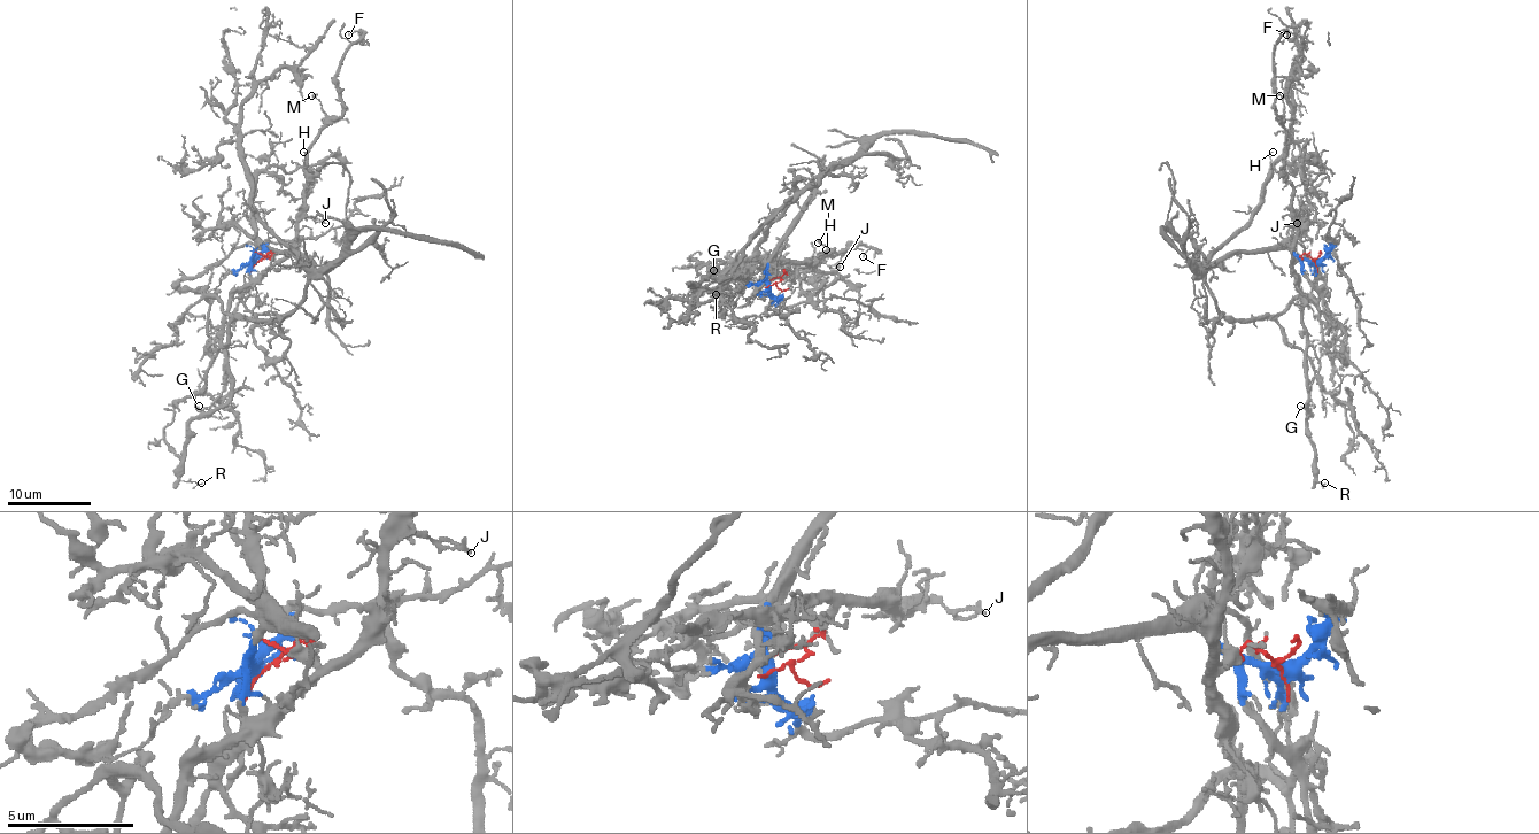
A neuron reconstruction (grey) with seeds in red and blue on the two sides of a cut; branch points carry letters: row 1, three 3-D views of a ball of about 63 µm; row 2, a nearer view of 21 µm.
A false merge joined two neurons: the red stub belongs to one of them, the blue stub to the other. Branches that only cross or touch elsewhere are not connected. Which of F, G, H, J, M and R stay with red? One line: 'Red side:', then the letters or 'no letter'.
Red side: F, G, H, J, M, R

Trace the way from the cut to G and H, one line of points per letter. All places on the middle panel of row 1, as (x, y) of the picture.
G: (770, 285), (775, 285), (788, 263), (757, 265), (740, 272), (737, 276), (744, 278), (712, 278), (712, 270)
H: (770, 285), (775, 285), (782, 273), (795, 265), (820, 261), (826, 247), (818, 242)

